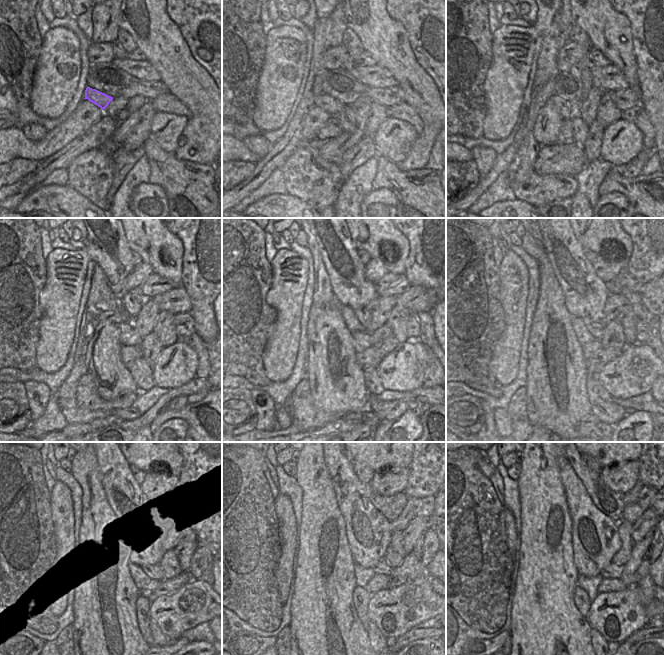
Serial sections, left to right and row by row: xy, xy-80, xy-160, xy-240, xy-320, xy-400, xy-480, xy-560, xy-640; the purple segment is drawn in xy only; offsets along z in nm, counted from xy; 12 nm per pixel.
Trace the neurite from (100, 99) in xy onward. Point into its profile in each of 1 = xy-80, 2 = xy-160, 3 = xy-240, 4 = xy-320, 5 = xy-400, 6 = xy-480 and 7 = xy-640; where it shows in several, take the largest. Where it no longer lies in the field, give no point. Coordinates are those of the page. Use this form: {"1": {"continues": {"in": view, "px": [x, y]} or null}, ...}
{"1": {"continues": {"in": "xy-80", "px": [333, 106]}}, "2": {"continues": {"in": "xy-160", "px": [569, 110]}}, "3": {"continues": {"in": "xy-240", "px": [129, 337]}}, "4": {"continues": {"in": "xy-320", "px": [362, 341]}}, "5": {"continues": {"in": "xy-400", "px": [589, 349]}}, "6": {"continues": {"in": "xy-480", "px": [153, 575]}}, "7": {"continues": {"in": "xy-640", "px": [607, 585]}}}

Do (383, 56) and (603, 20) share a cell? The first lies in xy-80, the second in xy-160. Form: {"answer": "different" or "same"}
{"answer": "same"}

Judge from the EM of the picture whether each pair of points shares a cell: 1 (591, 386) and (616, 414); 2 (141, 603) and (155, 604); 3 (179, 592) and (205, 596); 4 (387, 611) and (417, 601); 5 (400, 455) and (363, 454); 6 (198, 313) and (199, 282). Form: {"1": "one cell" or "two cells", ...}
{"1": "one cell", "2": "two cells", "3": "one cell", "4": "one cell", "5": "one cell", "6": "one cell"}

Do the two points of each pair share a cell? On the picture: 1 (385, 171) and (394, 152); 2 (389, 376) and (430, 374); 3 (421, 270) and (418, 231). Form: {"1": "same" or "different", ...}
{"1": "different", "2": "different", "3": "same"}

